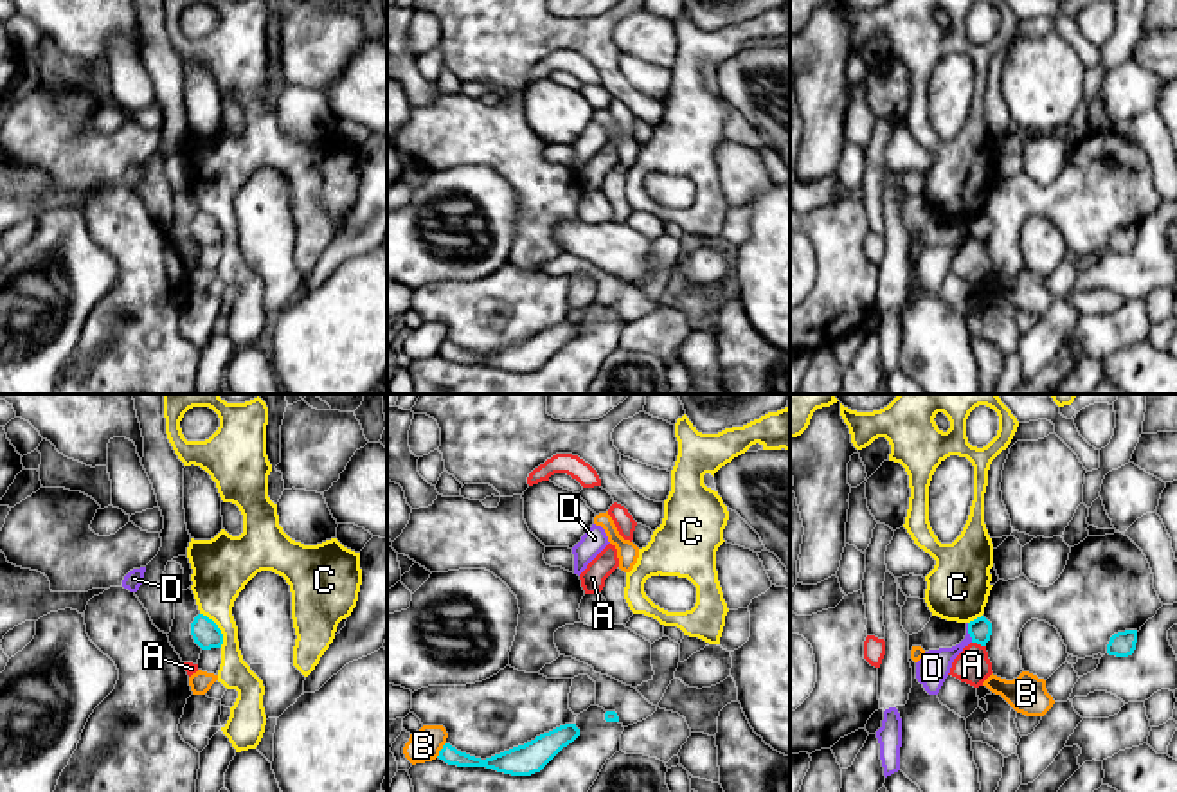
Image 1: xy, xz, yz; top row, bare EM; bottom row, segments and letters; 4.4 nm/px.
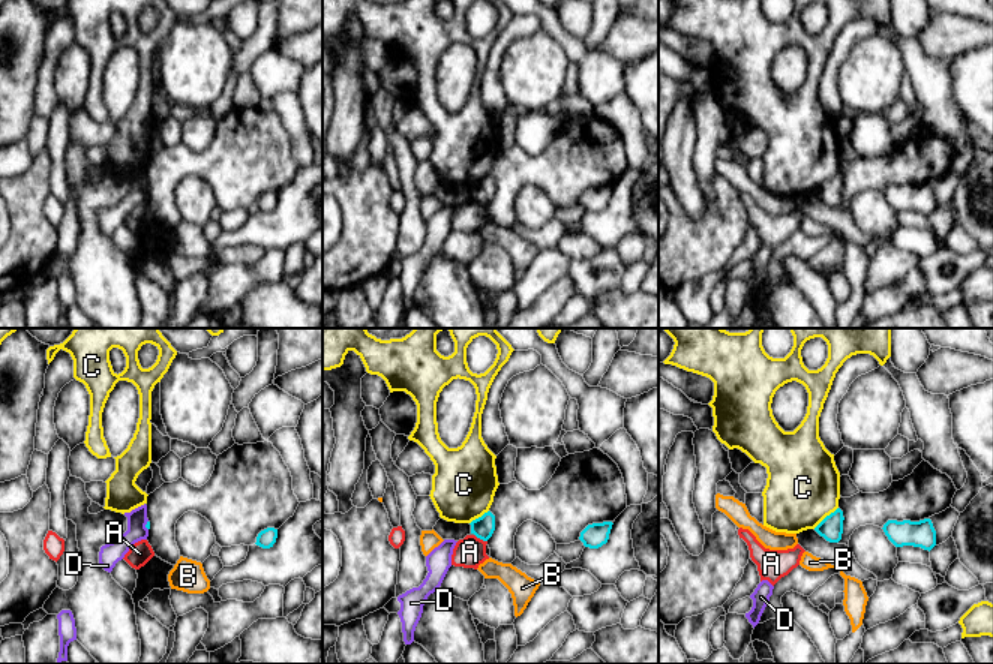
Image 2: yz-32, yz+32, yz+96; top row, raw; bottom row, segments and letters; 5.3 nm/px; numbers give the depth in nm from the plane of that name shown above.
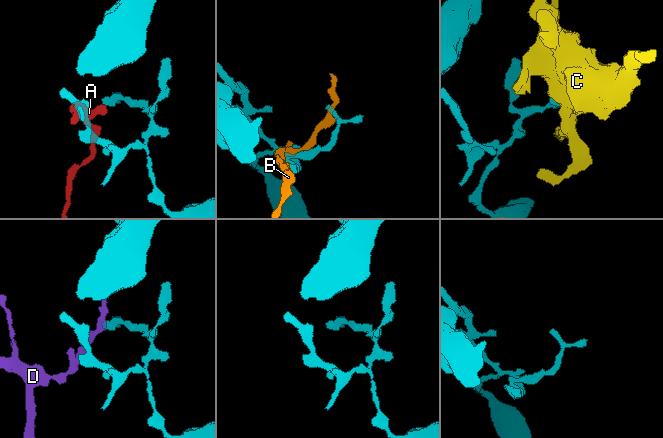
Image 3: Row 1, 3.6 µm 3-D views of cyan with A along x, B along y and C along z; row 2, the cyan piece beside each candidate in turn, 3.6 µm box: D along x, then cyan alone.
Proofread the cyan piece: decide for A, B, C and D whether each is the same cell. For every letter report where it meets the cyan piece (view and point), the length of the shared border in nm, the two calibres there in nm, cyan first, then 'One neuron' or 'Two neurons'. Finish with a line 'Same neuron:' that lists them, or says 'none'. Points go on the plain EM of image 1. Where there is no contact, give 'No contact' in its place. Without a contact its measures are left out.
A: Touches cyan at yz (979, 240). Shared border 70 nm. Thickness 100 nm (cyan) against 160 nm. Two neurons
B: Touches cyan at xz (441, 346). Shared border 80 nm. Thickness 80 nm (cyan) against 140 nm. Two neurons
C: Touches cyan at xy (218, 225). Shared border 190 nm. Thickness 120 nm (cyan) against 240 nm. Two neurons
D: Touches cyan at yz (969, 229). Shared border 90 nm. Thickness 100 nm (cyan) against 150 nm. Two neurons
Same neuron: none

